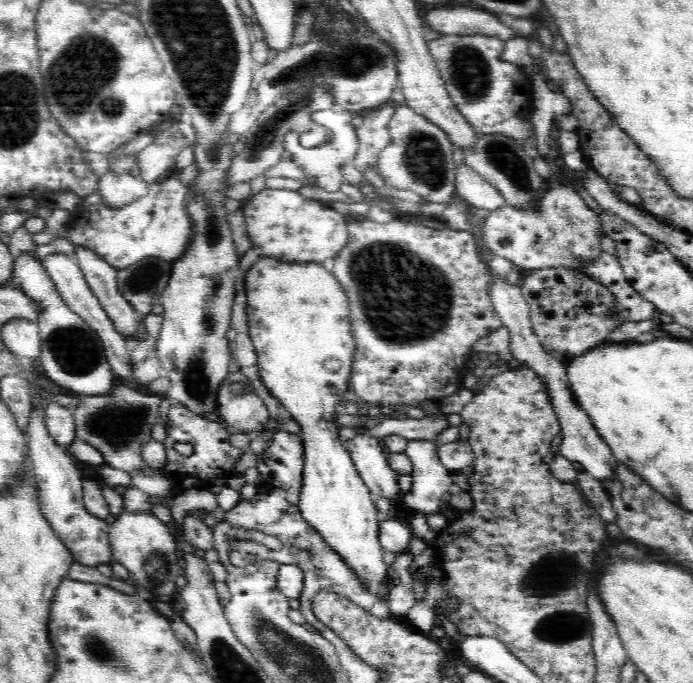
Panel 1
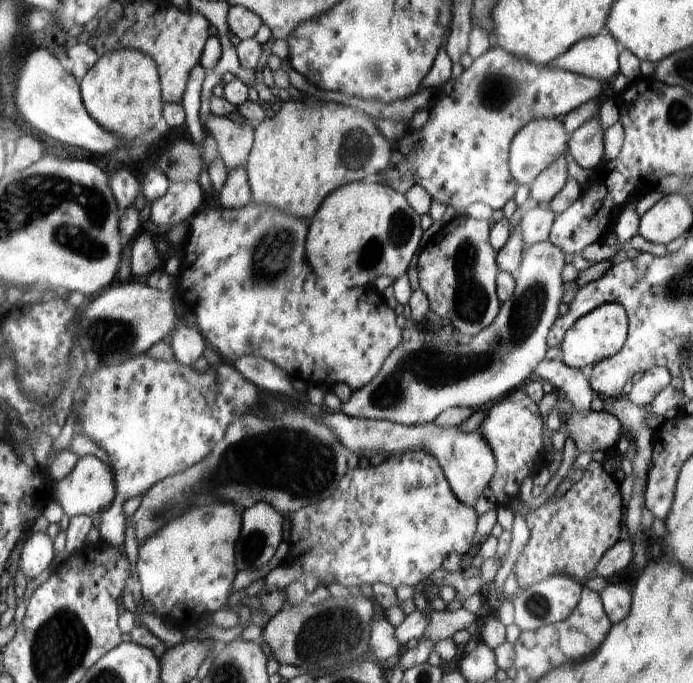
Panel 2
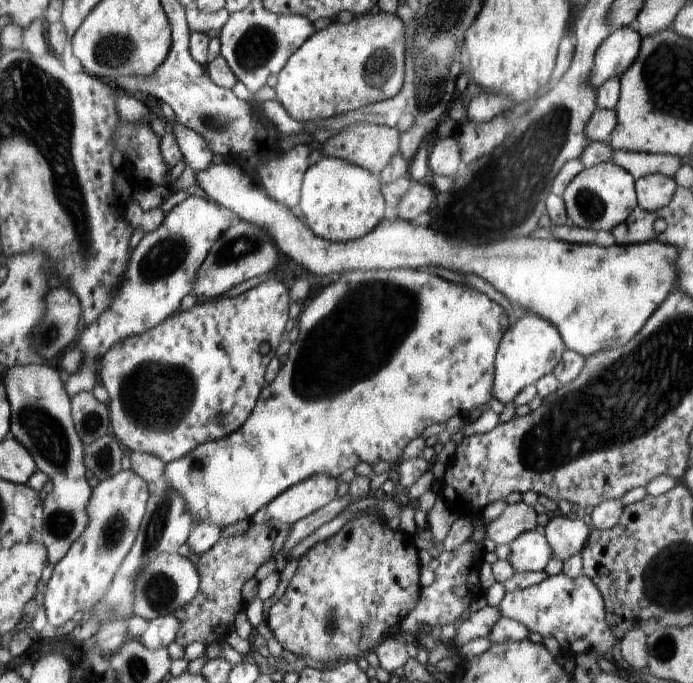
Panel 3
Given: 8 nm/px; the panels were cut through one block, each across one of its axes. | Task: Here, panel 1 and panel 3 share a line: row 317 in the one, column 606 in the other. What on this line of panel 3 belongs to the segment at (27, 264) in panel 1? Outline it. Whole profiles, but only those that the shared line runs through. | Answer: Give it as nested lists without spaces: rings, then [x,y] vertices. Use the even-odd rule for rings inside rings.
[[[635,26],[611,31],[600,49],[596,50],[595,66],[590,78],[592,88],[598,91],[606,80],[620,79],[636,60],[641,42],[642,38],[635,31]]]

